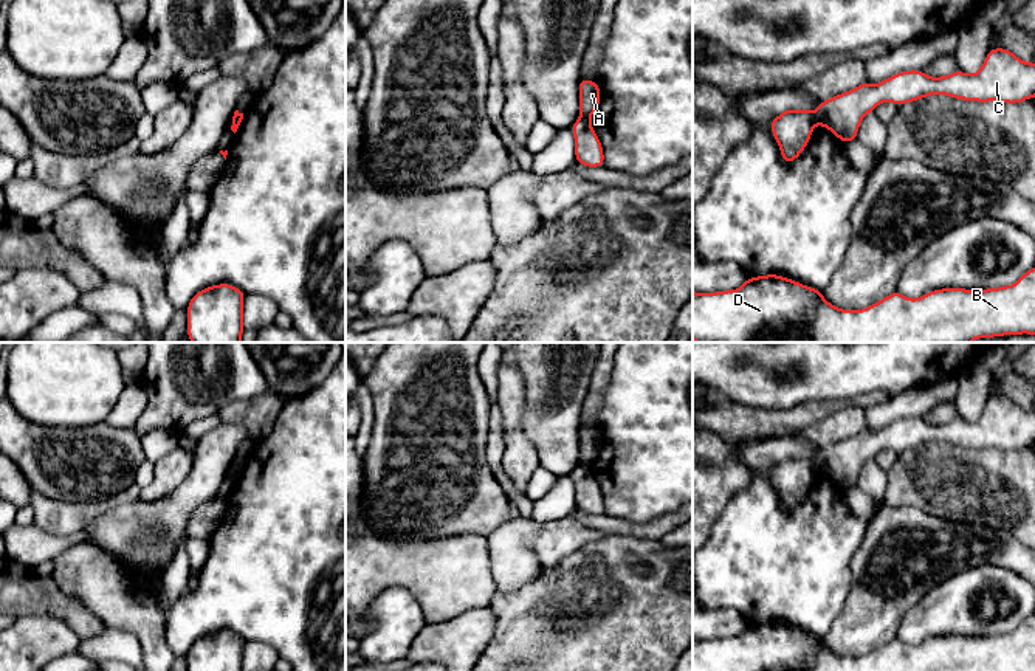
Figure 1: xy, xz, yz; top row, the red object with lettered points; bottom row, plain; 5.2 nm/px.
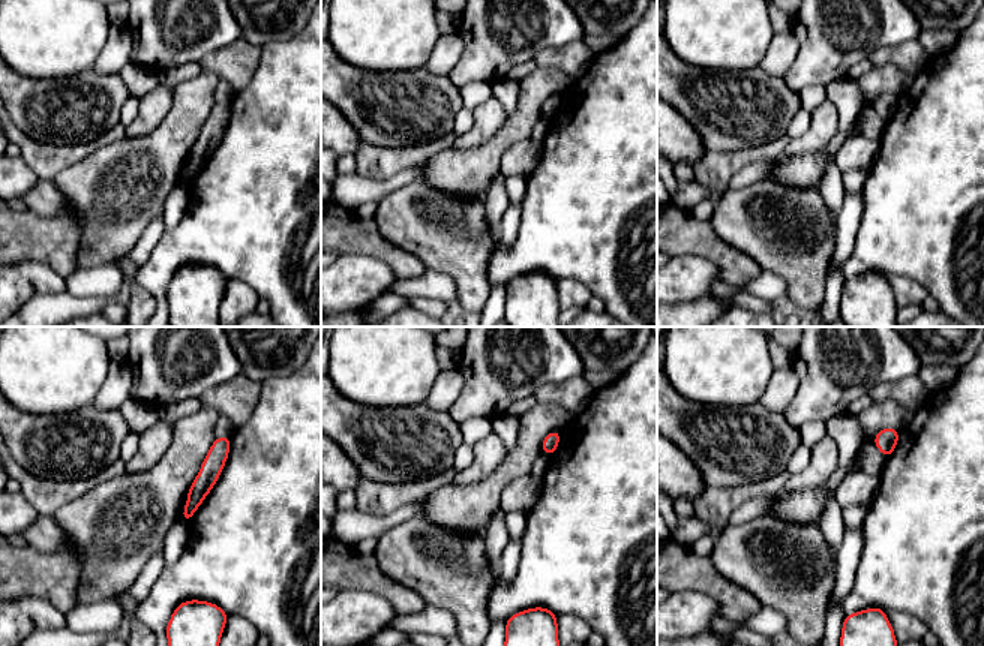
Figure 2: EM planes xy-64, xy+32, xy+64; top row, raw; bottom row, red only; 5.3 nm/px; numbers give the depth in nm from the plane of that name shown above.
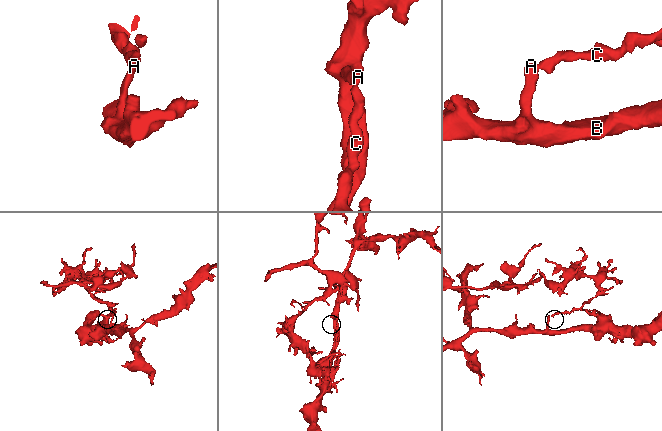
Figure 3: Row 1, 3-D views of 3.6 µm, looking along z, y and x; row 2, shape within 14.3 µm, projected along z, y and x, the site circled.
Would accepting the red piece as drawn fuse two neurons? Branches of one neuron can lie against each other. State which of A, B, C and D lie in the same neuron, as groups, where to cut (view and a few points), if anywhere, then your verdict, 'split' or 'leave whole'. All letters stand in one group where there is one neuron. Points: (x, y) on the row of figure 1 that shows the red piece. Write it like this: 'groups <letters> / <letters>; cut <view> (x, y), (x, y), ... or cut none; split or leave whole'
groups A B D / C; cut yz (812, 113), (815, 123); split

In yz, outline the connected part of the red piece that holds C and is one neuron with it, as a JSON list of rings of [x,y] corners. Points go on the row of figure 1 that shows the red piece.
[[[990,48],[975,74],[961,70],[931,77],[920,70],[892,74],[880,84],[861,85],[818,104],[815,124],[830,130],[843,144],[857,139],[861,119],[882,102],[897,107],[931,95],[961,101],[1018,104],[1035,96],[1035,62],[1024,62],[1007,48]]]

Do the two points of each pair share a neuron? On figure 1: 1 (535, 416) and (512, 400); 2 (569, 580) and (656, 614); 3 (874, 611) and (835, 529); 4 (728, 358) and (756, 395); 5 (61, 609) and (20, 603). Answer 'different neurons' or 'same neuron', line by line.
1: different neurons
2: same neuron
3: different neurons
4: same neuron
5: same neuron

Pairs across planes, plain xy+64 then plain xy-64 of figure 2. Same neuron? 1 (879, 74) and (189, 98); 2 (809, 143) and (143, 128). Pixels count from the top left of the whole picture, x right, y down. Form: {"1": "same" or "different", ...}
{"1": "same", "2": "same"}

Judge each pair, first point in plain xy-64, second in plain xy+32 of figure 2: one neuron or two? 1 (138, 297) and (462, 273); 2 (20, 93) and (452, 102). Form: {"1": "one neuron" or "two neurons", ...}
{"1": "one neuron", "2": "one neuron"}

